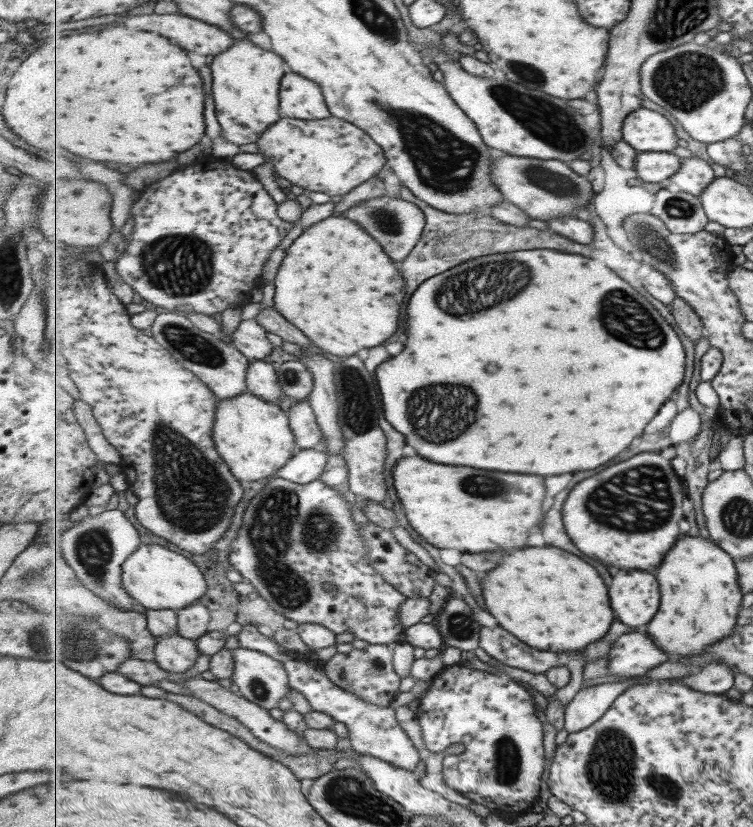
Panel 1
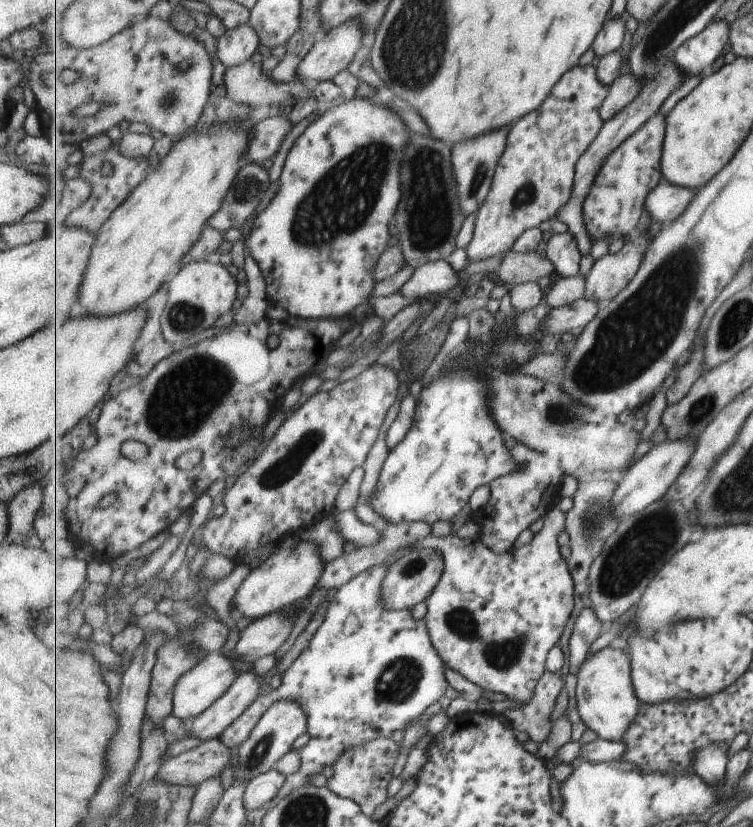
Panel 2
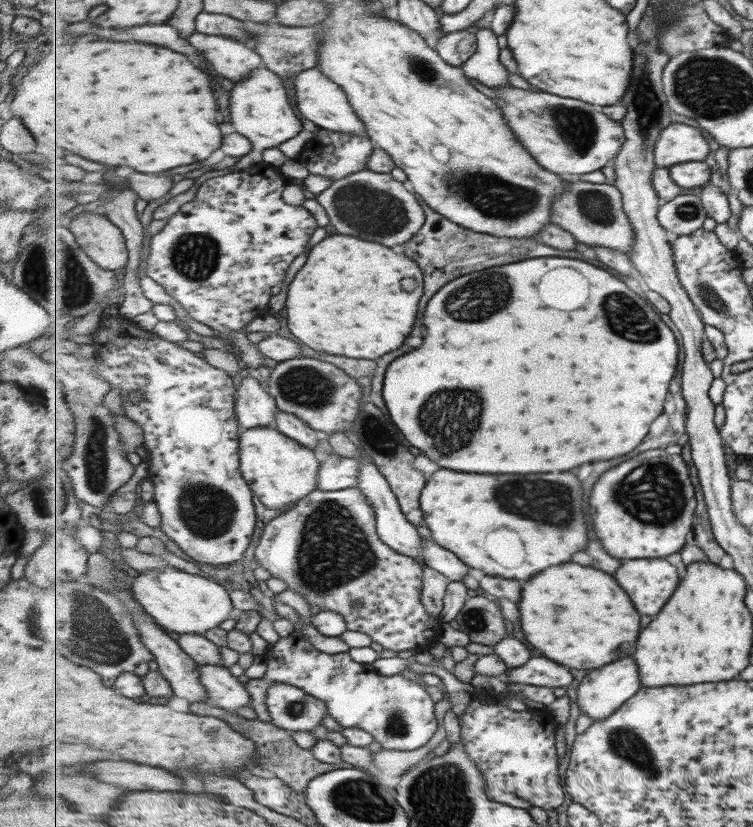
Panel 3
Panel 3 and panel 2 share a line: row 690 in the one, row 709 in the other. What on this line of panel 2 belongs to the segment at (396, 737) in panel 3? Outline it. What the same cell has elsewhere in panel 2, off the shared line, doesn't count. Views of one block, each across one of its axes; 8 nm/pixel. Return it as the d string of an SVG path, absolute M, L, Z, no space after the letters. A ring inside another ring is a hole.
M384 565L368 568L339 588L329 603L323 623L316 630L307 649L285 671L279 687L263 692L247 711L222 732L220 738L205 741L190 751L162 762L157 776L172 785L196 787L209 779L220 779L223 770L231 762L230 748L240 748L271 705L275 705L277 701L299 701L308 716L308 734L311 739L299 750L302 756L301 768L299 772L288 776L277 796L277 800L280 800L298 788L311 785L311 780L317 774L321 774L327 766L333 767L349 749L378 738L391 739L397 730L409 728L429 706L441 700L449 690L449 682L443 669L444 660L432 643L425 618L415 620L411 609L386 607L382 584L388 570L389 566Z

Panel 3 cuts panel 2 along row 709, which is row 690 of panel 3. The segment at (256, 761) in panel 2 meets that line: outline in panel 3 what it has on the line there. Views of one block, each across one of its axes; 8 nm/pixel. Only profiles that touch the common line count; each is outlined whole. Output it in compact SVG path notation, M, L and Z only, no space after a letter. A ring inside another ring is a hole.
M271 684L267 692L267 706L273 717L272 722L278 727L295 732L313 732L317 726L323 724L323 718L330 716L327 703L324 700L293 686L293 684Z

